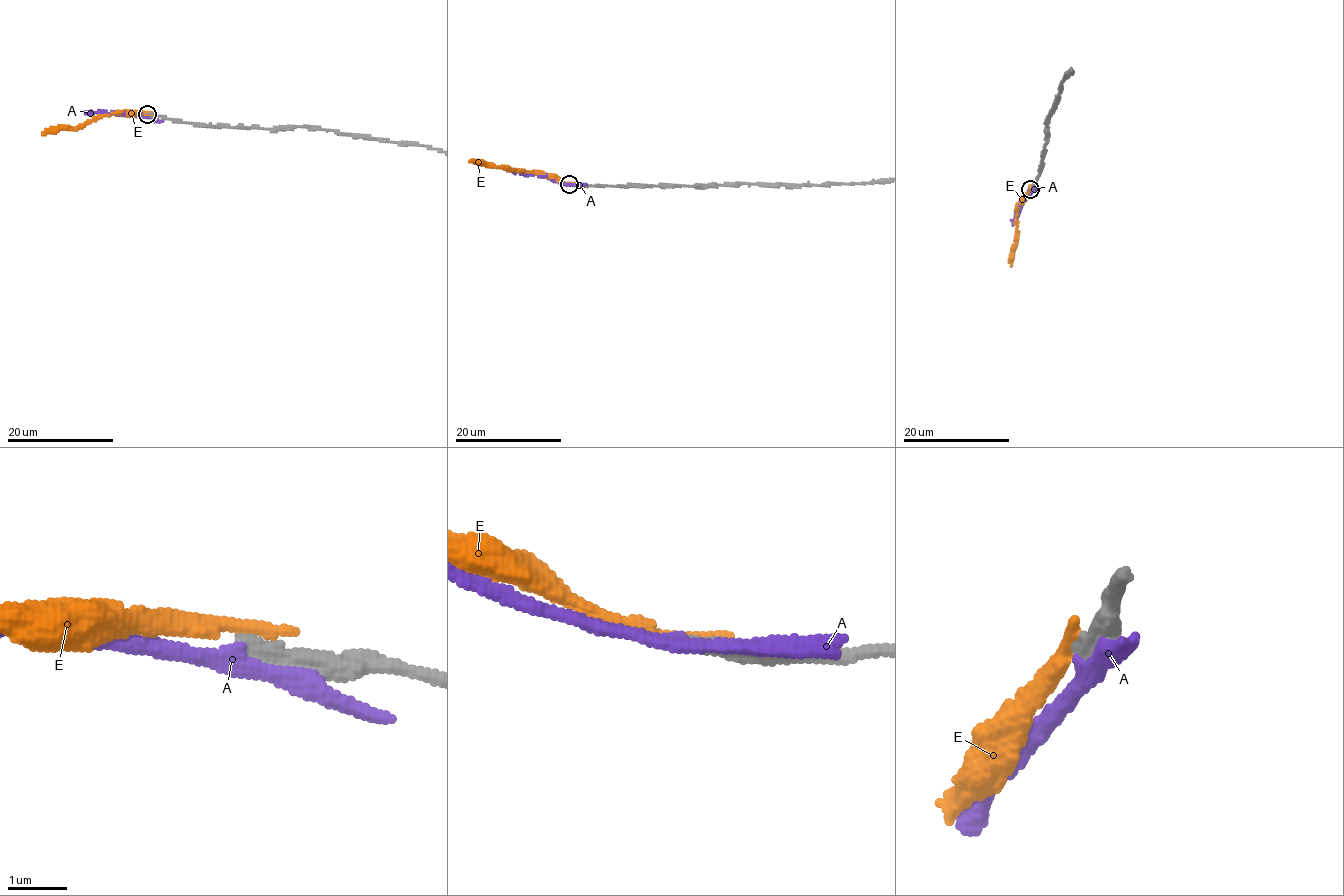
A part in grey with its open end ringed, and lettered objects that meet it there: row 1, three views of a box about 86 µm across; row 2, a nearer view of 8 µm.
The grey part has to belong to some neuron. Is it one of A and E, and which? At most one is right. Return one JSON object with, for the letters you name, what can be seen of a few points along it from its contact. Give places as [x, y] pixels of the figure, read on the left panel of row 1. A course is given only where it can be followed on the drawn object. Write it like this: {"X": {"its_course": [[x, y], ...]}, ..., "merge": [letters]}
{"merge": []}

